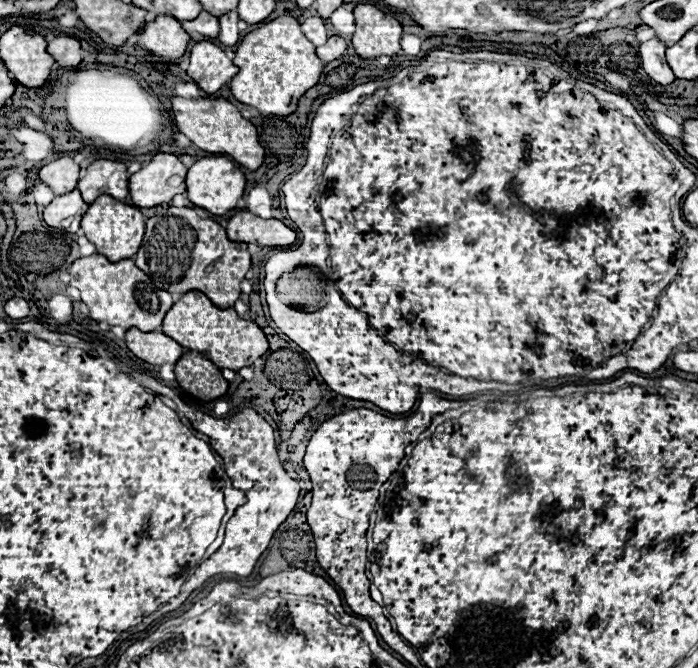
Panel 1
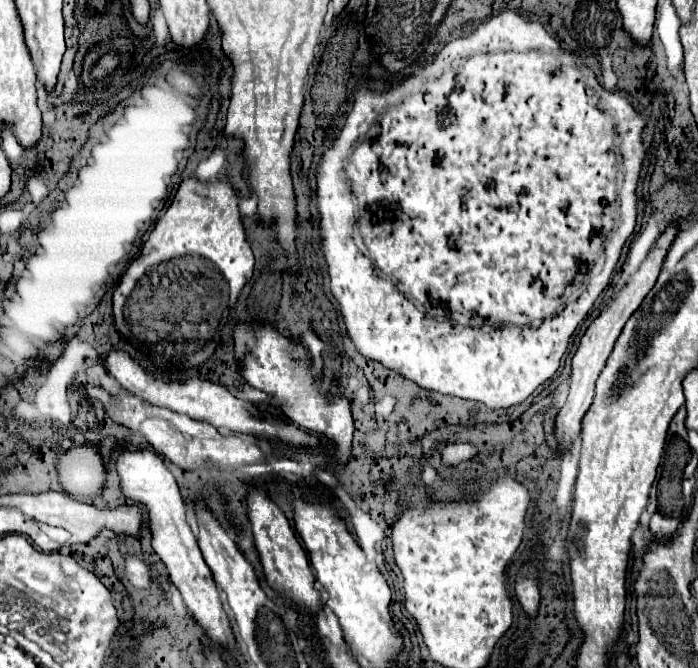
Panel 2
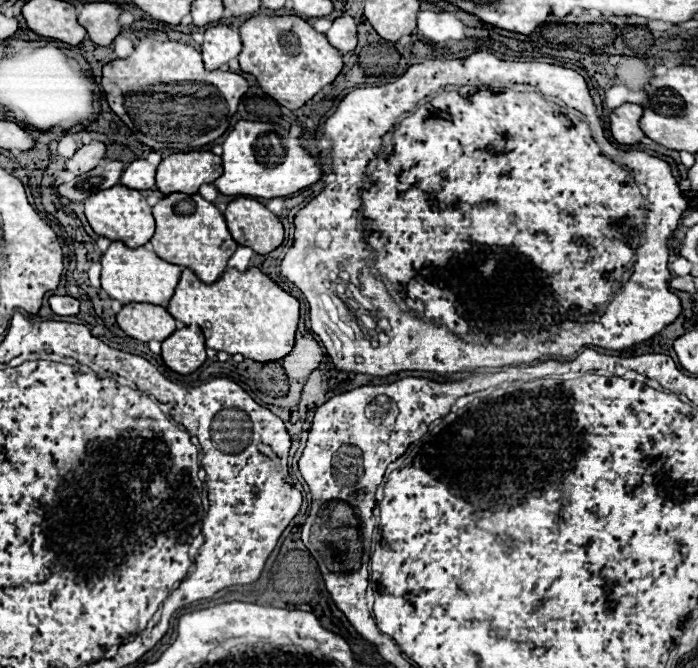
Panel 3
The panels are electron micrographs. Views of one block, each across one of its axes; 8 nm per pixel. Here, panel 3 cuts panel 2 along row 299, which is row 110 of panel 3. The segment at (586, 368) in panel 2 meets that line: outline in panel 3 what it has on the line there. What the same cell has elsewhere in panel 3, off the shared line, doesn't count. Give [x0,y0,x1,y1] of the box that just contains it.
[610,104,646,144]

